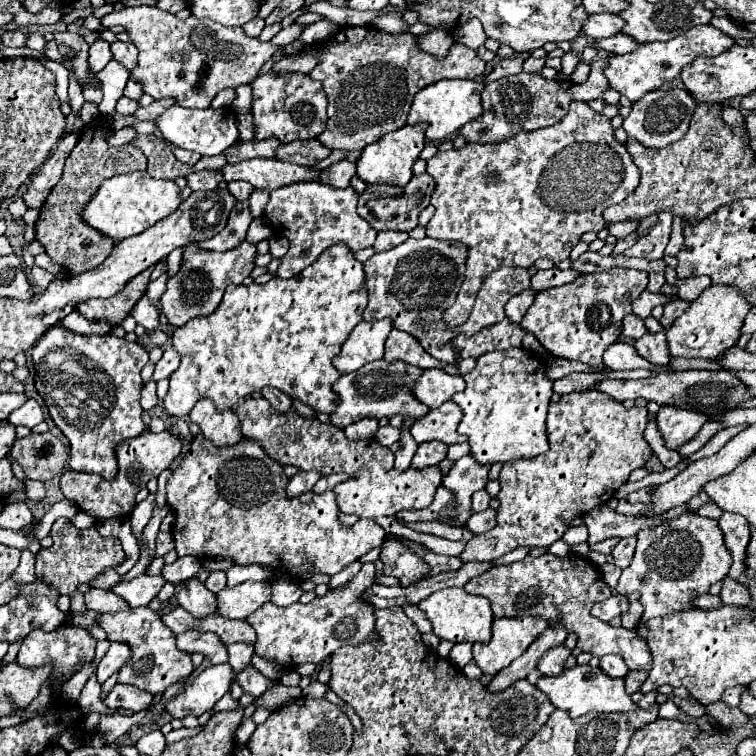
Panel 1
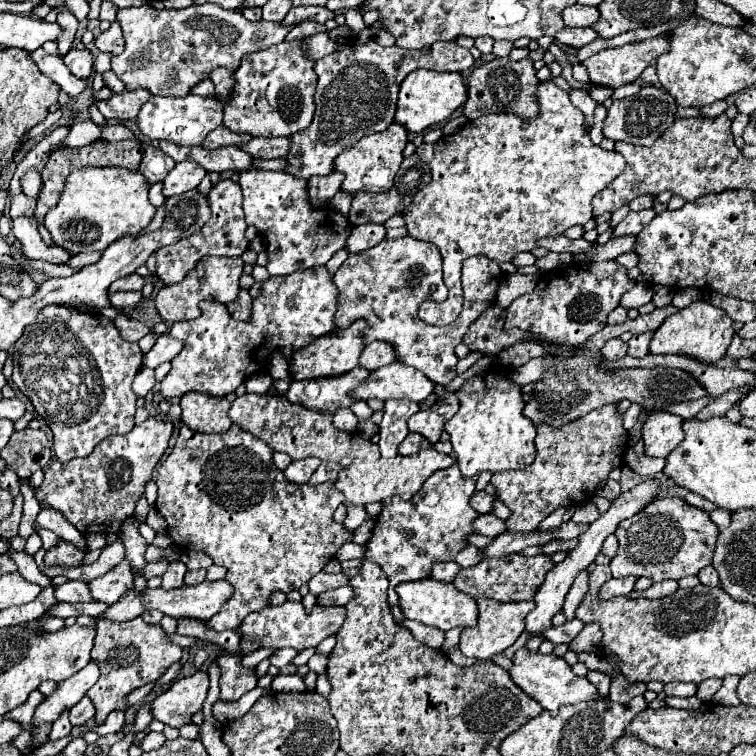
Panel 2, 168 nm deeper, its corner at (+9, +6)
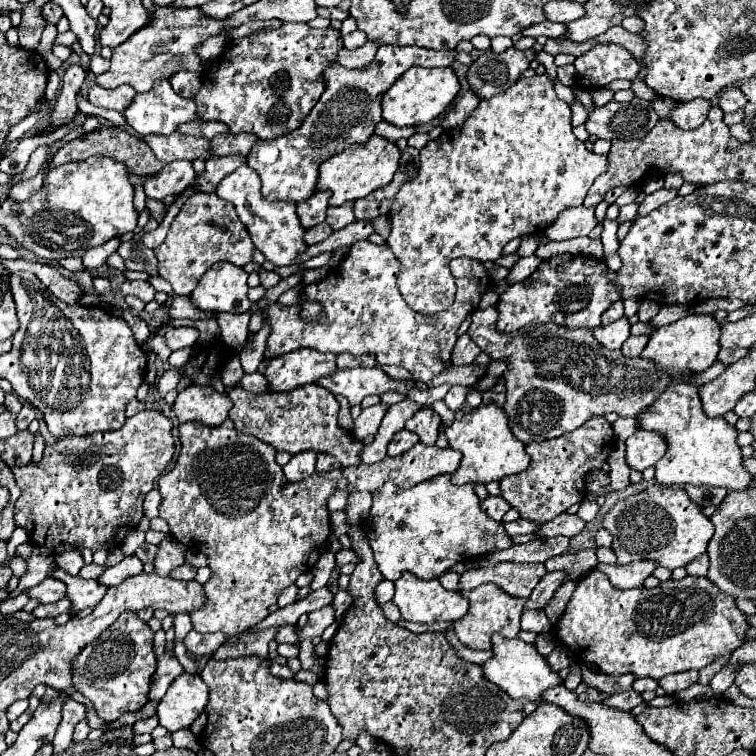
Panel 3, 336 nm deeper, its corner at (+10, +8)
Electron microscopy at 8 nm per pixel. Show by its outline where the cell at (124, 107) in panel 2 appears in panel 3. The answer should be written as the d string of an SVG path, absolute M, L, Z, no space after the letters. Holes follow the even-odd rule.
M126 84L112 88L112 90L104 90L100 86L92 86L88 90L88 100L94 106L112 108L112 110L118 110L118 112L124 112L128 108L128 104L134 100L134 96L136 96L136 90L132 86L126 86Z

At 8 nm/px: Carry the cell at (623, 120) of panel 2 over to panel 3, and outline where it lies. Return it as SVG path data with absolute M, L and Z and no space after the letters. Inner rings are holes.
M616 100L602 108L594 108L584 122L586 132L604 140L634 140L644 138L646 130L652 130L658 122L658 114L646 100L634 100L630 104L620 104Z

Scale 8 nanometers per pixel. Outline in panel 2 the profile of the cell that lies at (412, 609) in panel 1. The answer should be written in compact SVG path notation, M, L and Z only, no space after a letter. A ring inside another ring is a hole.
M455 462L451 468L435 472L411 500L401 500L397 496L383 500L385 508L375 518L365 558L379 564L387 574L389 604L399 604L395 588L401 582L429 578L433 562L455 560L455 554L467 544L465 538L473 532L471 522L477 518L477 512L469 506L469 498L475 492L475 478L477 476L465 478Z

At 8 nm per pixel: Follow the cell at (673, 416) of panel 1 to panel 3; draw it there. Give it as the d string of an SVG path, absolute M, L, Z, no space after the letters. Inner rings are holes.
M636 430L626 440L626 464L630 470L646 470L654 466L666 452L666 440L660 434Z

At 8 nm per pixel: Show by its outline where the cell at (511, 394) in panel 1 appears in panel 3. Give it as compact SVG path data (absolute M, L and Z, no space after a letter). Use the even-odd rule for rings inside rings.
M496 404L480 406L474 412L454 420L454 424L446 428L446 438L450 442L450 448L462 452L460 468L452 474L452 482L458 486L500 482L504 476L524 472L530 464L530 456L526 454L524 444L510 434L508 416Z

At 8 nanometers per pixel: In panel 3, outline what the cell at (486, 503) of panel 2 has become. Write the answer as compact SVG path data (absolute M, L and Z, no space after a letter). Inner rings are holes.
M488 496L482 500L482 510L492 518L492 520L502 520L502 516L510 510L510 504L502 496Z

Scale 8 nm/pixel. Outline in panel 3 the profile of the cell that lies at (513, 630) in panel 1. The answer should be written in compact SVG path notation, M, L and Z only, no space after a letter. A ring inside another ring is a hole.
M482 584L474 590L462 590L462 596L470 602L470 608L464 618L454 622L454 632L464 646L476 648L476 650L490 650L490 636L494 632L502 634L504 638L514 638L518 634L520 614L522 614L526 600L510 596L504 590L496 588L494 584Z

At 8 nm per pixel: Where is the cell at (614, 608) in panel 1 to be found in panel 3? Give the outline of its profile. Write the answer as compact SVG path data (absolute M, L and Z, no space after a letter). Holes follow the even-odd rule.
M630 562L626 566L610 566L610 564L598 564L602 572L610 578L610 582L616 588L628 590L628 588L638 588L642 586L644 578L648 578L656 568L658 562Z

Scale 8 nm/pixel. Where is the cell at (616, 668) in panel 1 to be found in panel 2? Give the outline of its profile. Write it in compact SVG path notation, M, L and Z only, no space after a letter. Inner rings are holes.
M589 670L589 672L587 672L587 678L591 680L591 684L597 686L599 694L603 694L603 696L609 694L609 686L611 686L611 678L609 678L609 674L599 672L599 670Z

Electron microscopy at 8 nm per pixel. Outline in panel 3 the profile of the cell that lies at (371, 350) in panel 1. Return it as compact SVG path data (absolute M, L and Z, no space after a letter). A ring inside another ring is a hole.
M310 348L294 350L268 362L264 370L264 376L268 380L266 390L270 394L288 392L298 386L316 382L320 376L328 376L334 370L336 370L334 354L322 354Z

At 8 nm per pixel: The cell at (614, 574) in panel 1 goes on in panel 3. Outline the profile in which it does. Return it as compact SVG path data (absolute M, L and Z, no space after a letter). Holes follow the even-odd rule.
M592 570L586 574L566 604L564 614L554 624L554 638L566 648L570 648L578 658L588 664L598 666L608 676L620 674L634 674L640 672L636 678L650 676L660 680L672 672L684 670L700 670L706 664L712 664L718 656L726 652L734 652L742 646L744 634L748 630L746 616L738 610L734 598L720 592L708 578L686 576L682 580L666 580L660 582L656 588L634 588L634 590L620 590L610 584L604 572Z

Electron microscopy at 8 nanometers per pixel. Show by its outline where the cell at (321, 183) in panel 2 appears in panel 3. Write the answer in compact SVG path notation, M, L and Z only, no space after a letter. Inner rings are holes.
M314 192L306 202L296 204L296 214L302 222L302 228L310 230L312 226L320 224L326 220L326 210L328 210L328 192Z

